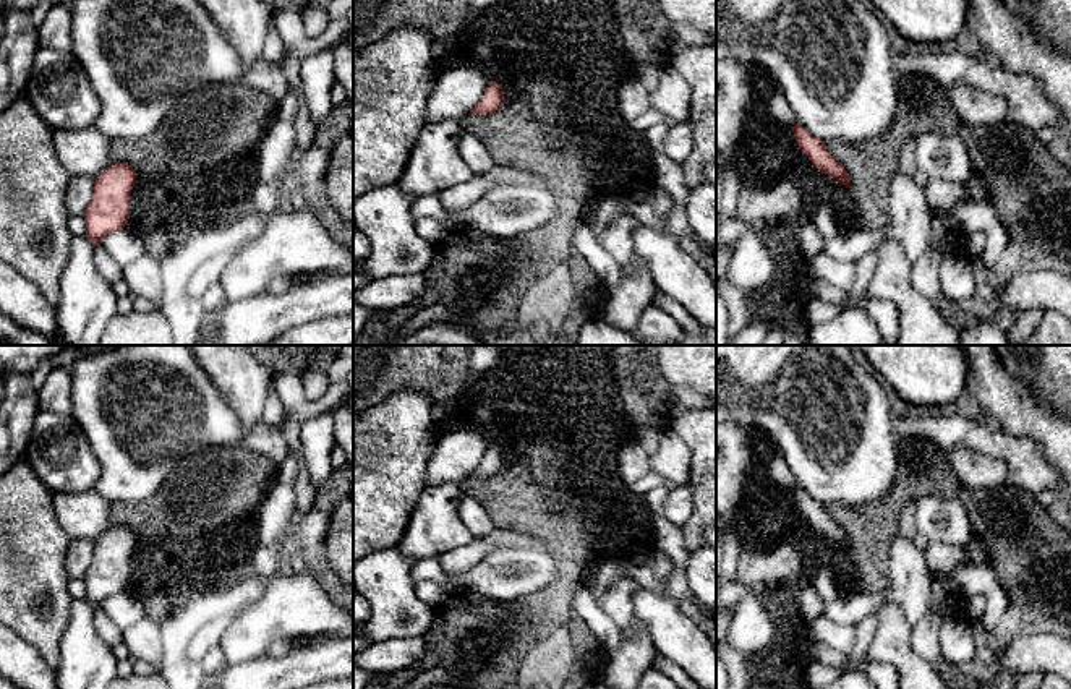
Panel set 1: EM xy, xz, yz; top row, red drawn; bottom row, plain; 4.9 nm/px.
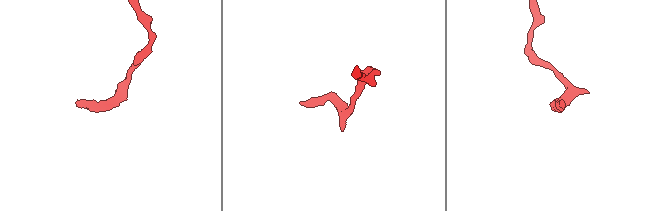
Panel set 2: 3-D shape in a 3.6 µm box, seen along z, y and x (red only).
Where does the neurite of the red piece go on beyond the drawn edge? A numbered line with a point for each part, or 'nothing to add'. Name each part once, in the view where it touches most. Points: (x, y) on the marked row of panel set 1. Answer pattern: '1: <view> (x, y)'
nothing to add

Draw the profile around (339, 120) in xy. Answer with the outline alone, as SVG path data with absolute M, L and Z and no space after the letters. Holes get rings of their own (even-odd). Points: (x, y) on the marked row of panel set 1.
M353 104L332 107L324 122L316 126L314 144L332 149L334 144L353 126Z

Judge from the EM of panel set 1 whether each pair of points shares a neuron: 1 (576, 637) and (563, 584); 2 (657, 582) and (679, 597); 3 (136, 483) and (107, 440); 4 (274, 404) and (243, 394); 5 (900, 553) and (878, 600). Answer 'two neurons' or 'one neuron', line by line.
1: one neuron
2: one neuron
3: one neuron
4: two neurons
5: one neuron

